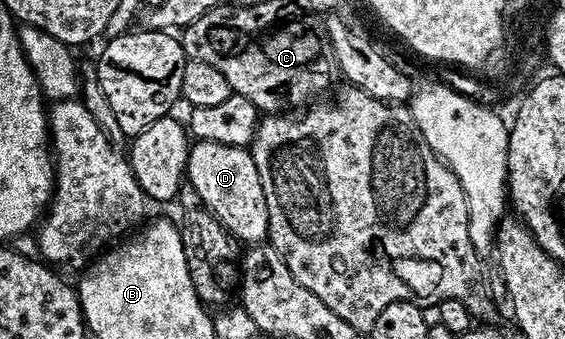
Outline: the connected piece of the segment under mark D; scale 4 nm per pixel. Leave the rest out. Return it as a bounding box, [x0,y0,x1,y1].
[185,139,268,242]

